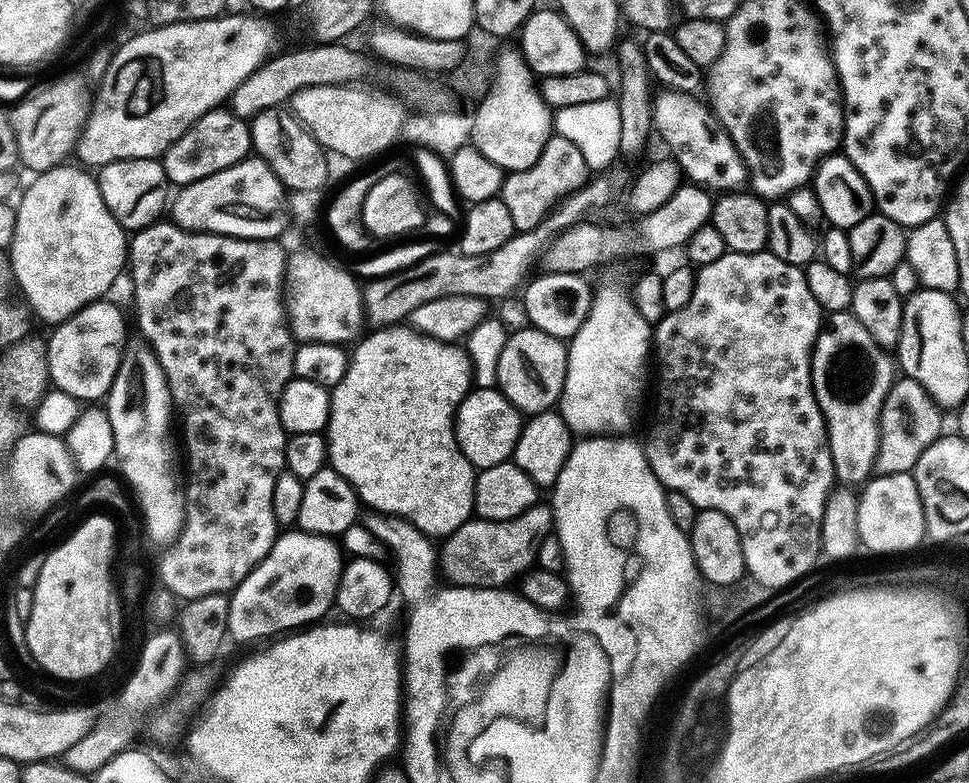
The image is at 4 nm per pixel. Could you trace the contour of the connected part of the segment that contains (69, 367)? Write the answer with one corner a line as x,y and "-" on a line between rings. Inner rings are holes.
108,298
93,300
75,312
69,320
60,321
51,332
52,337
46,340
51,383
75,400
103,401
112,389
126,351
124,339
128,336
128,324
124,321
123,310
111,304

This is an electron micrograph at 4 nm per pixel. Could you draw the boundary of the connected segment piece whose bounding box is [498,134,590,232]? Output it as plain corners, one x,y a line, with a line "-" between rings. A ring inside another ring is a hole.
553,134
532,166
505,175
498,199
504,203
506,210
510,210
510,219
514,222
516,232
529,232
541,224
565,196
578,191
589,179
590,169
578,146
574,146
570,138

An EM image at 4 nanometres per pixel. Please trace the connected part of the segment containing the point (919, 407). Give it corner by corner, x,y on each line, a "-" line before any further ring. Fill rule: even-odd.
897,379
882,406
875,471
881,476
899,472
911,473
918,458
922,458
924,451
942,435
940,424
936,421
940,412
942,413
941,405
932,399
931,394
918,381

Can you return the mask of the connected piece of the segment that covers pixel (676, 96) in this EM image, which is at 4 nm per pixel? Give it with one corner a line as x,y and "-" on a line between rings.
671,90
661,93
654,100
654,120
658,132
660,128
661,136
672,151
669,152
671,159
680,165
681,173
691,183
716,194
743,189
749,179
748,169
744,167
744,160
728,133
723,128
714,126
713,113
707,107
704,109
695,100
695,95

